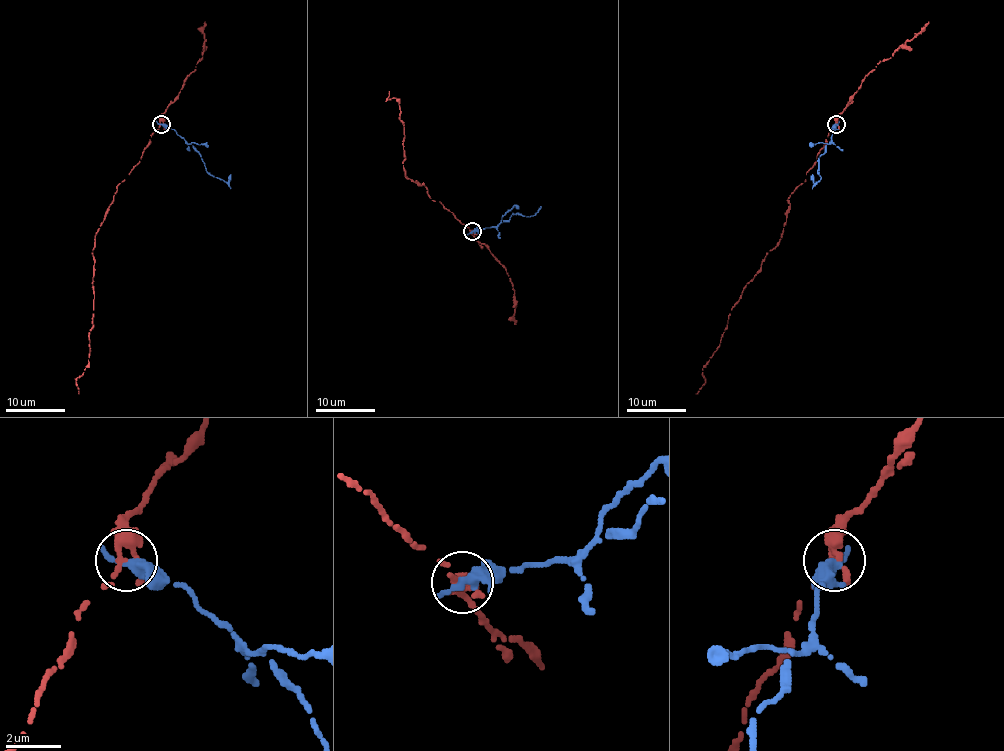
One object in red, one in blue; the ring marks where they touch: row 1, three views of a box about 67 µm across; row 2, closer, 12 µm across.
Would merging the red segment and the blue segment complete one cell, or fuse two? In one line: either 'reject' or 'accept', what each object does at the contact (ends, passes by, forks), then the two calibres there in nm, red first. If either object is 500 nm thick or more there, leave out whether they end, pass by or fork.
reject; red passes by; blue ends; calibres 200 and 480 nm

